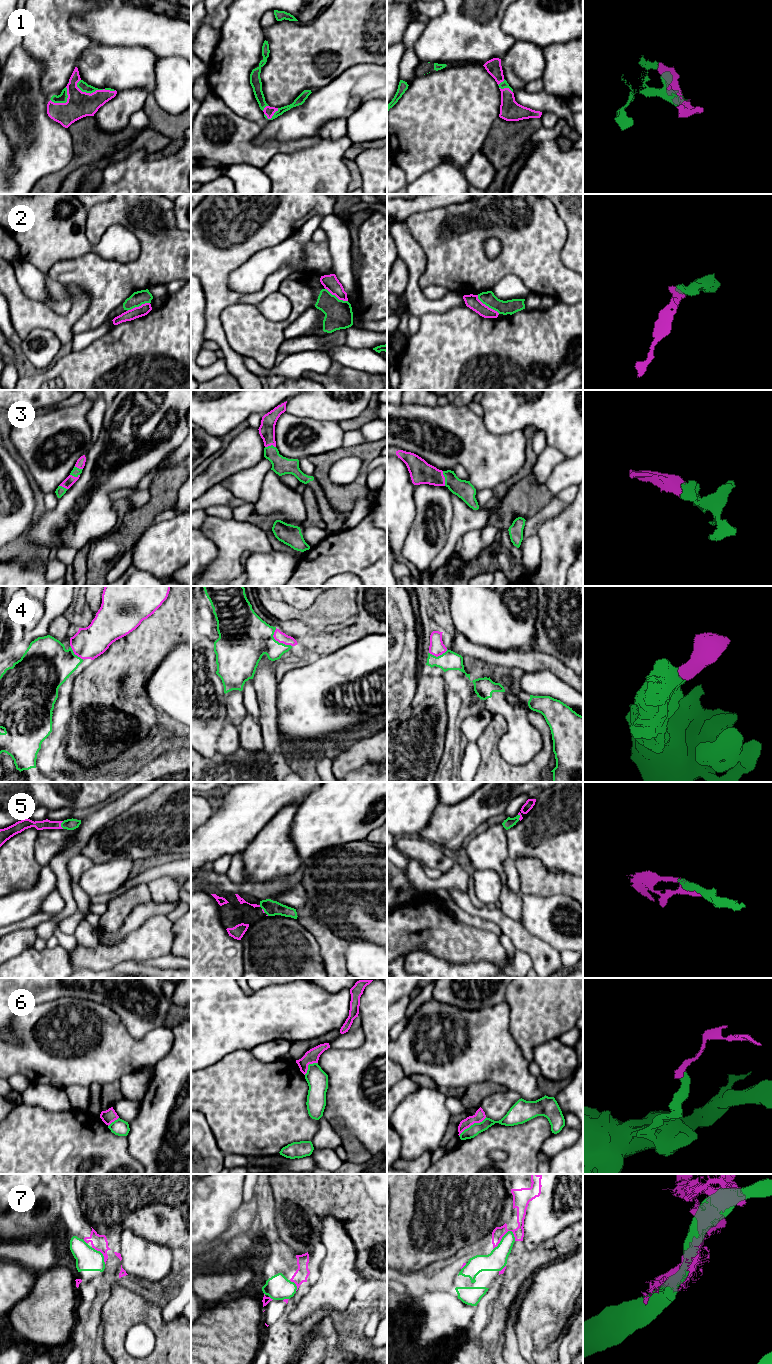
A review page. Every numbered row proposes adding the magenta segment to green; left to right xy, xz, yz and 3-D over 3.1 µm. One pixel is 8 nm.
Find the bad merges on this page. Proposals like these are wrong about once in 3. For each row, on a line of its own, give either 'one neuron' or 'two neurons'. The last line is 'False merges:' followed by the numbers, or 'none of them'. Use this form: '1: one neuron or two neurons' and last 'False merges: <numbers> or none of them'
1: one neuron
2: two neurons
3: one neuron
4: one neuron
5: one neuron
6: two neurons
7: two neurons
False merges: 2, 6, 7

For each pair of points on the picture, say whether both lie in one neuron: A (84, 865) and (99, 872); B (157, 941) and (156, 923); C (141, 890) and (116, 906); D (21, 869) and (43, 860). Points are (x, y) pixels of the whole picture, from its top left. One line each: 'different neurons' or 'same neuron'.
A: different neurons
B: same neuron
C: same neuron
D: different neurons

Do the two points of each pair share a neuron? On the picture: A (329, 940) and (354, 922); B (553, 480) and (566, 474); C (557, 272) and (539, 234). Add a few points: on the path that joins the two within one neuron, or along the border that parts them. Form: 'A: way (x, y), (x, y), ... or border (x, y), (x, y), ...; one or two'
A: way (335, 934), (348, 922); one
B: way (556, 480), (563, 475); one
C: way (548, 263), (539, 254), (539, 243); one

